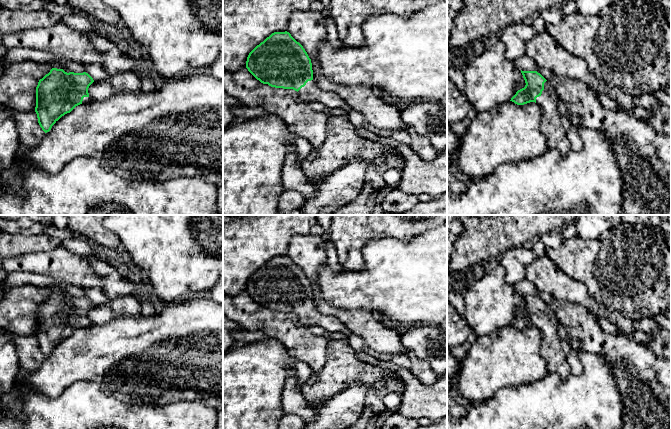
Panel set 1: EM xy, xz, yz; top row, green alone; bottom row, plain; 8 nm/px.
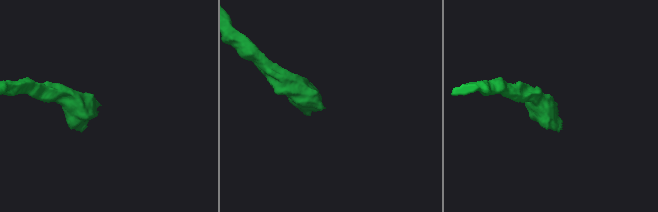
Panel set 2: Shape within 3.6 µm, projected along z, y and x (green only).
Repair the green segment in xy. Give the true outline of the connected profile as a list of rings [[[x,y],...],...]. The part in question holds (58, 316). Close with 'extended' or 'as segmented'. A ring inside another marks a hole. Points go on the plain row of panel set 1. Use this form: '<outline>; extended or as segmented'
[[[52,292],[40,303],[36,311],[35,336],[42,354],[49,356],[62,340],[76,330],[92,326],[88,312],[93,306],[86,296],[67,297],[57,292]]]; extended

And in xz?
[[[287,255],[274,256],[257,269],[247,281],[246,292],[263,308],[297,315],[305,326],[319,326],[330,333],[346,328],[341,321],[323,315],[313,305],[311,283]]]; extended

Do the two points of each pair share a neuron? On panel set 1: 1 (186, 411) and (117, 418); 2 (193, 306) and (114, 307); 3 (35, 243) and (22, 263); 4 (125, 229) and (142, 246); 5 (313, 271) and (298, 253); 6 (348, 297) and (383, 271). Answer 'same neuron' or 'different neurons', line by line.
1: same neuron
2: different neurons
3: different neurons
4: same neuron
5: same neuron
6: same neuron

